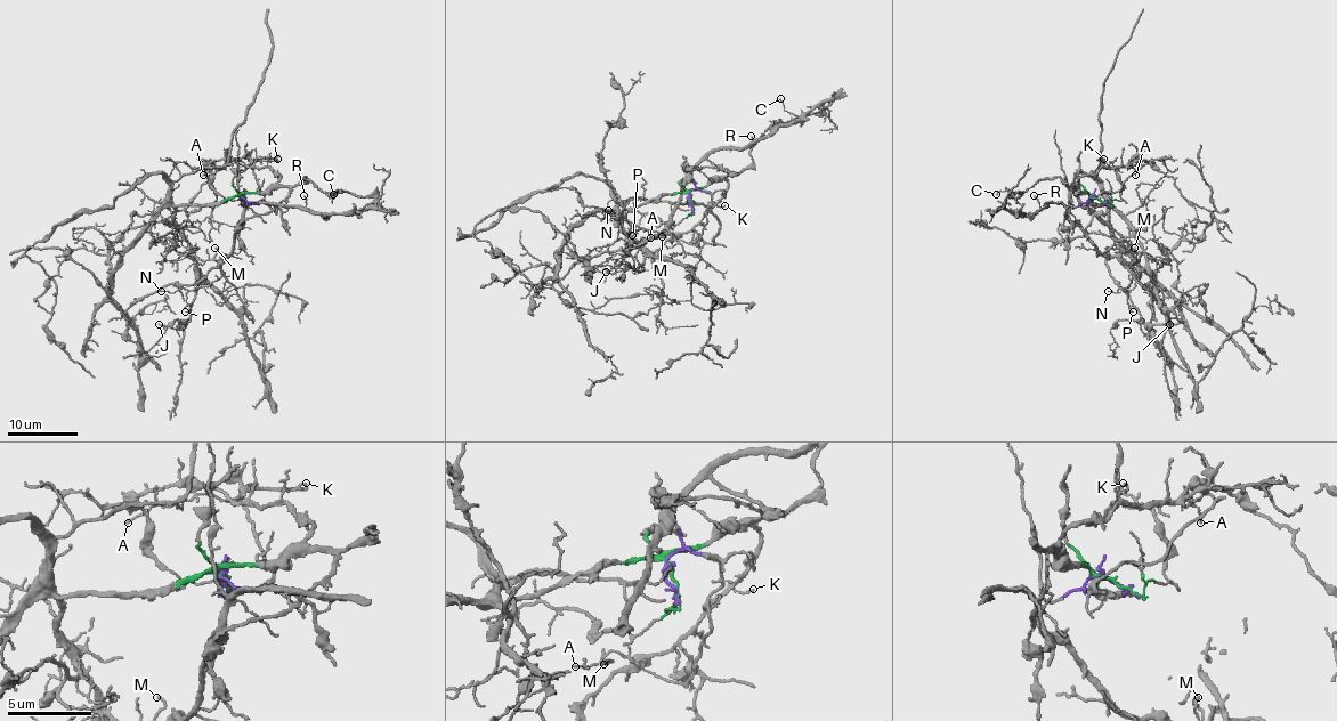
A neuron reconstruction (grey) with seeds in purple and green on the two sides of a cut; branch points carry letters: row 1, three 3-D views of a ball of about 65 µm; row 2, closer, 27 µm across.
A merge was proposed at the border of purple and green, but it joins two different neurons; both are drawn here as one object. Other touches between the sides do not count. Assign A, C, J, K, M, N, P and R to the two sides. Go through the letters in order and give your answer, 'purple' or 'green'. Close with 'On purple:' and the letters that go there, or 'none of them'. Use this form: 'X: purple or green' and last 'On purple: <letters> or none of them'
A: purple
C: green
J: green
K: green
M: purple
N: purple
P: purple
R: purple
On purple: A, M, N, P, R

